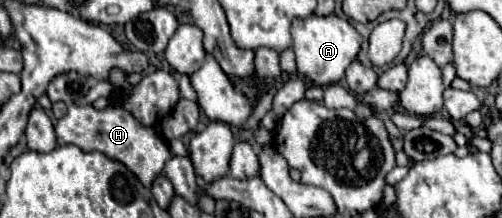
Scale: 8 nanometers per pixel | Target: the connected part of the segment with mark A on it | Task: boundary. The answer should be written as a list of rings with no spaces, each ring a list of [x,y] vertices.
[[[309,16],[309,18],[295,18],[291,24],[293,36],[293,50],[297,56],[297,72],[301,76],[311,78],[319,86],[335,84],[345,76],[345,68],[357,58],[361,48],[361,34],[343,18],[331,16]]]

